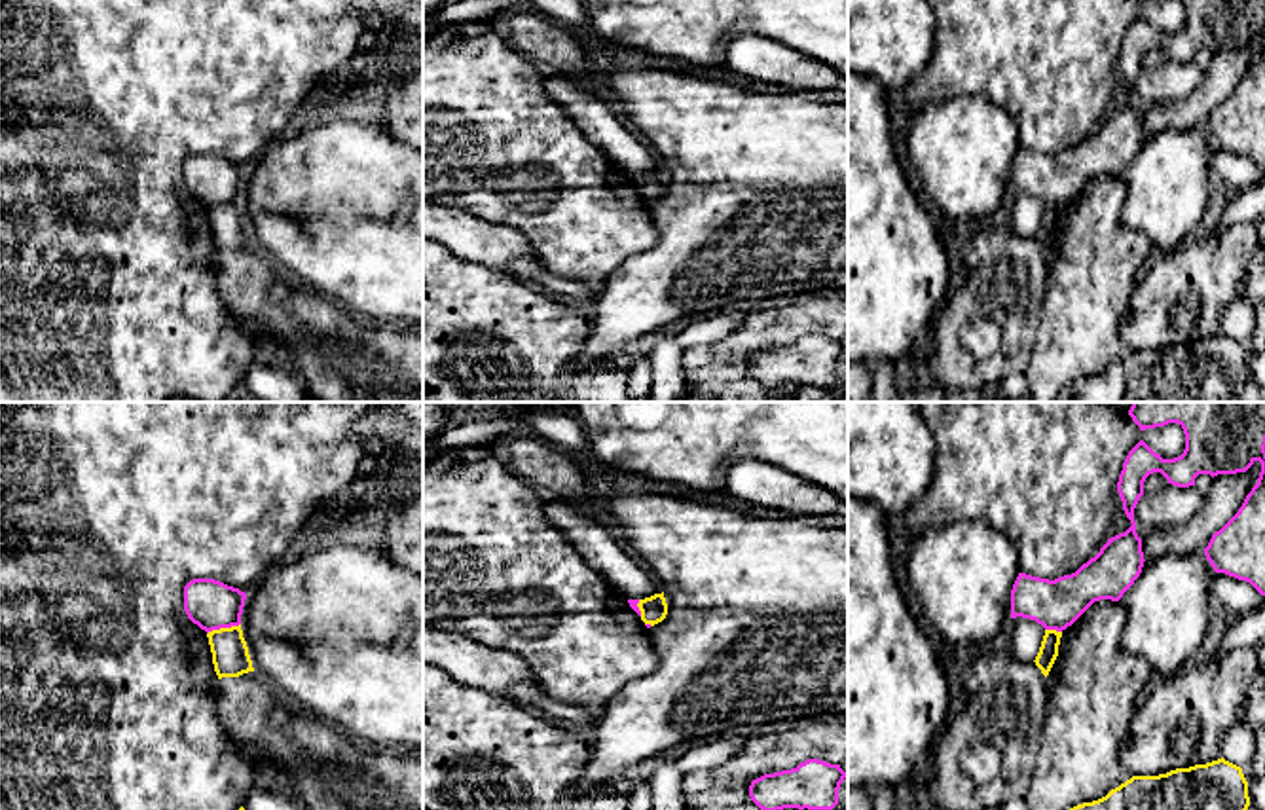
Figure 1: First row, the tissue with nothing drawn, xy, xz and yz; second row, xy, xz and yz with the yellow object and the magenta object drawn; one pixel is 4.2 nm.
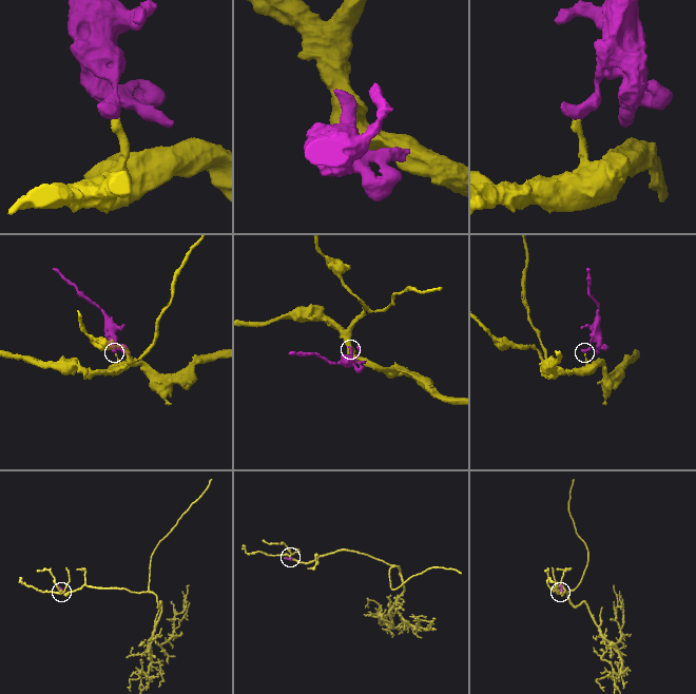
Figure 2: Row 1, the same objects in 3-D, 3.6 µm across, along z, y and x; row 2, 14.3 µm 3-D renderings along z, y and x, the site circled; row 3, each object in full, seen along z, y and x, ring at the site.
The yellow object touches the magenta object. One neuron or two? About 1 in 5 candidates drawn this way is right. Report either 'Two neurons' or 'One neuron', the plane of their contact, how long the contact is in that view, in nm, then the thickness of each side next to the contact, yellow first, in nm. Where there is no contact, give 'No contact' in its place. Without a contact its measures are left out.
Two neurons. Touches yellow in xy. Shared border 150 nm. Thickness 160 nm (yellow) against 200 nm

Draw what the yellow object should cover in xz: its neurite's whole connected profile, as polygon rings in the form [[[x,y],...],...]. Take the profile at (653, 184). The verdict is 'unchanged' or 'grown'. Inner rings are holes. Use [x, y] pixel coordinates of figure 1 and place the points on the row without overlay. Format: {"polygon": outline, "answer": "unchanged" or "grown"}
{"polygon": [[[664,167],[639,175],[637,182],[641,186],[641,195],[651,201],[662,197],[668,190]]], "answer": "unchanged"}

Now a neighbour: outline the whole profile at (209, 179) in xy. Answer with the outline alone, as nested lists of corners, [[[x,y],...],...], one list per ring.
[[[193,154],[184,161],[184,186],[207,209],[241,199],[247,169],[214,154]]]

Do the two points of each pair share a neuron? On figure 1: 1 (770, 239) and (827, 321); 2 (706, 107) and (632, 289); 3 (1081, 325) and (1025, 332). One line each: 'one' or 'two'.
1: two
2: one
3: two

